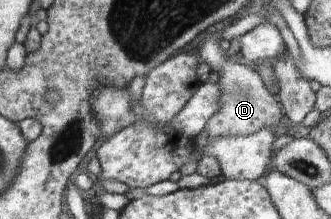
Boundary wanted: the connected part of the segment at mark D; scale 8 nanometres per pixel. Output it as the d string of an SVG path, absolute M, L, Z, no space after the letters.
M212 38L207 40L198 51L203 64L206 64L209 68L209 72L213 71L219 74L220 107L203 127L207 132L208 140L219 137L252 135L263 129L273 130L279 120L283 118L284 112L273 95L267 91L265 84L257 71L253 69L253 66L235 64L219 47L219 42Z

